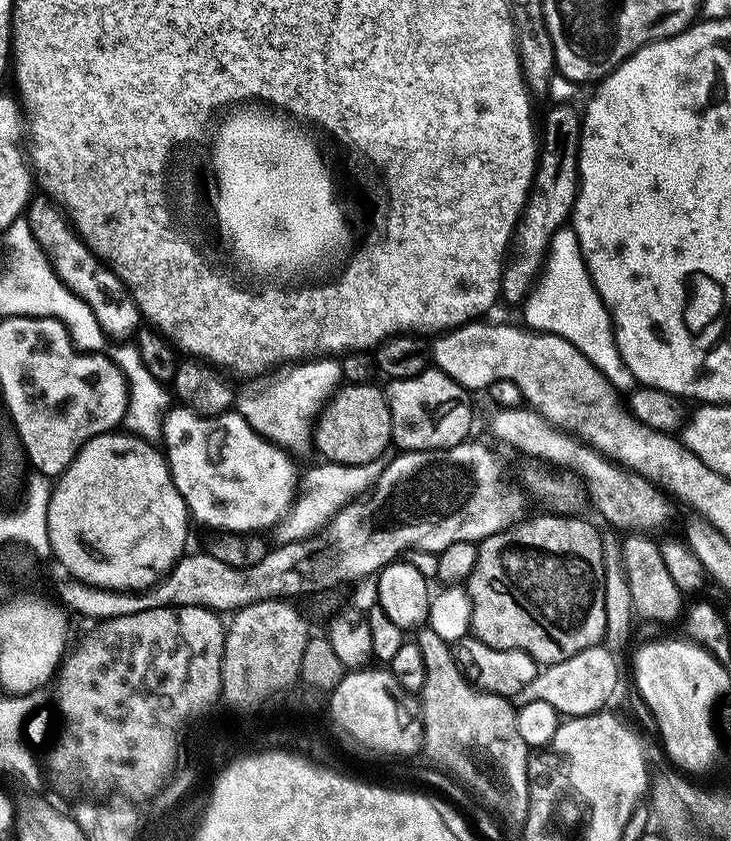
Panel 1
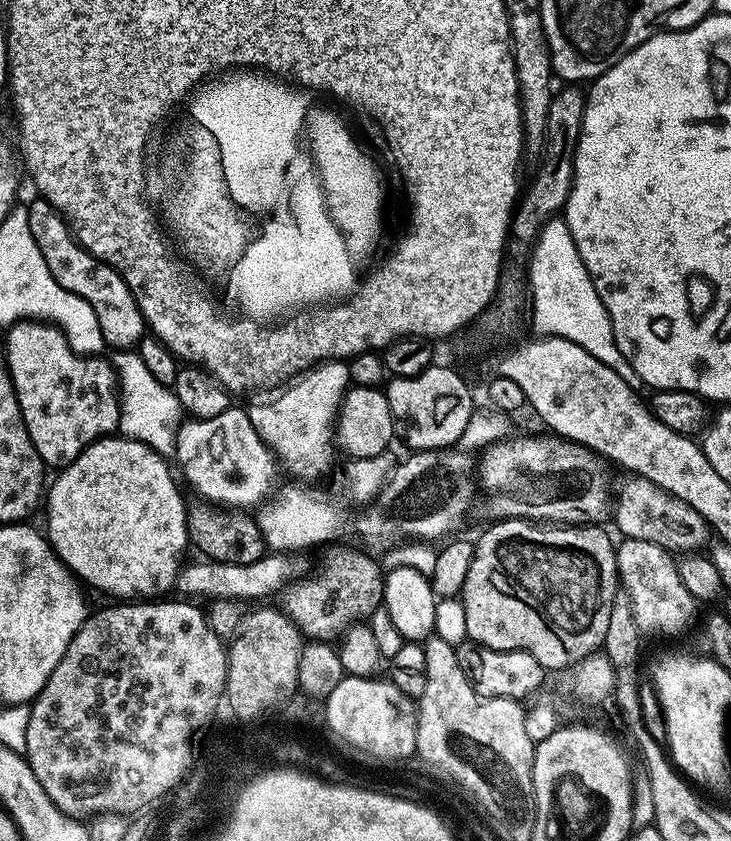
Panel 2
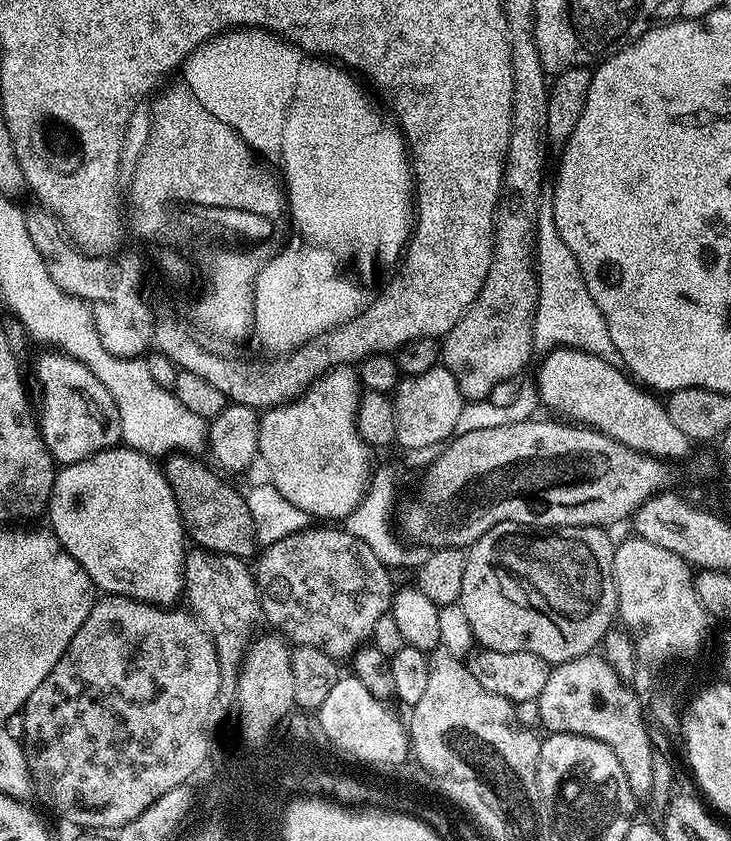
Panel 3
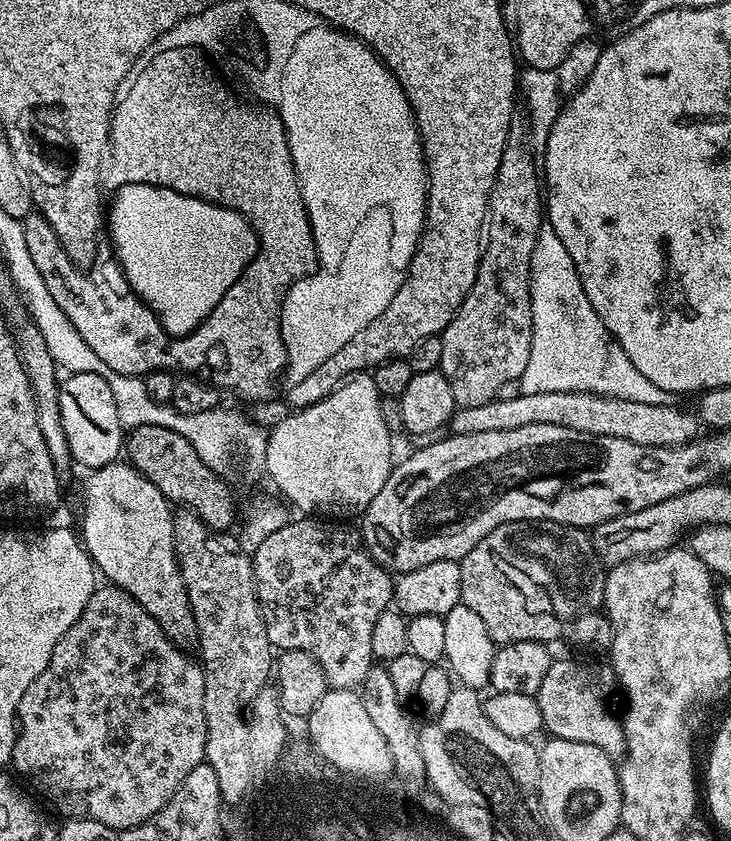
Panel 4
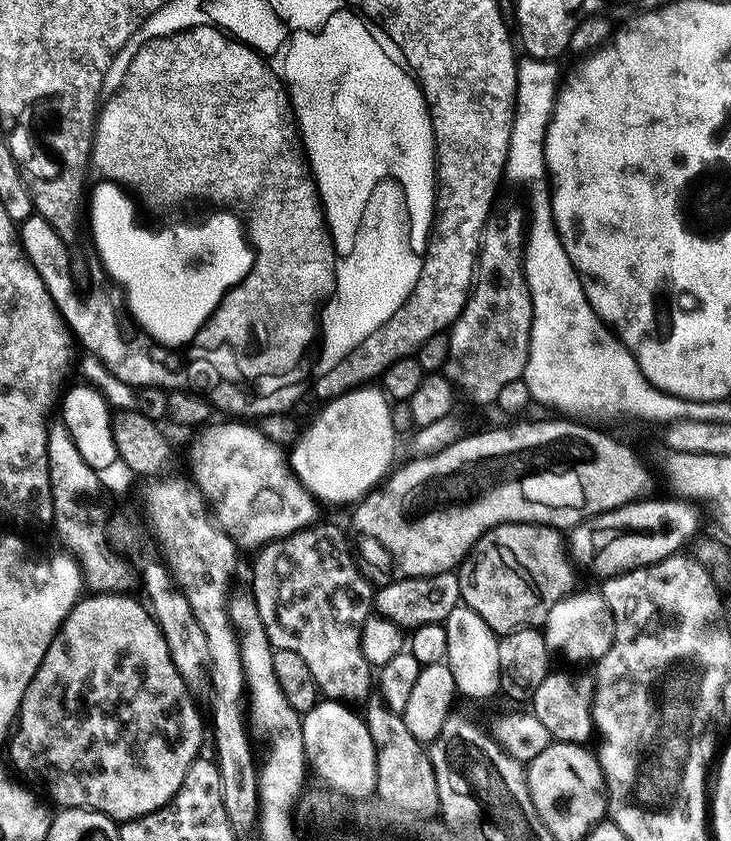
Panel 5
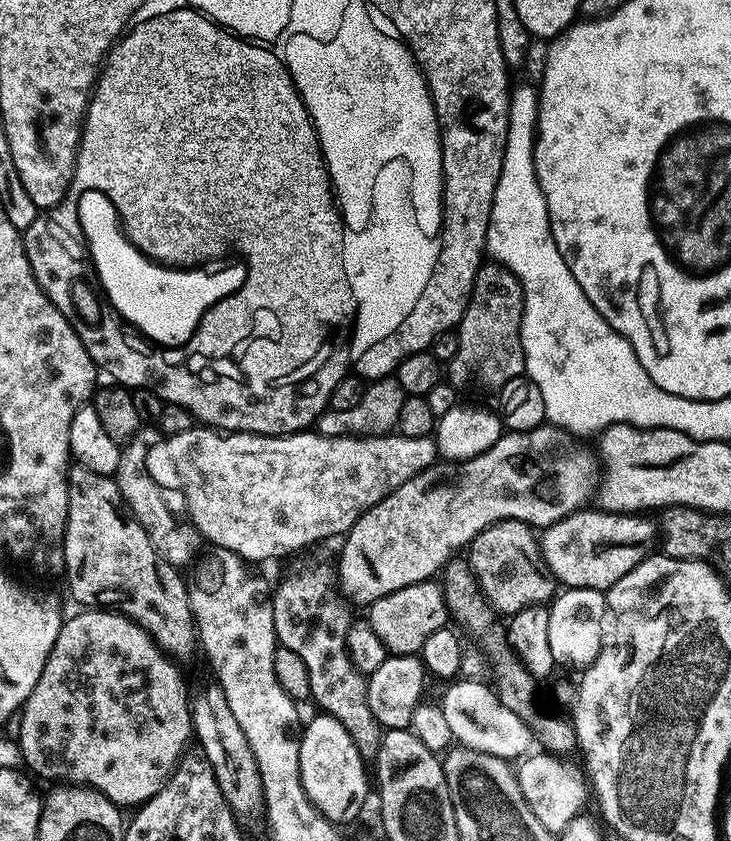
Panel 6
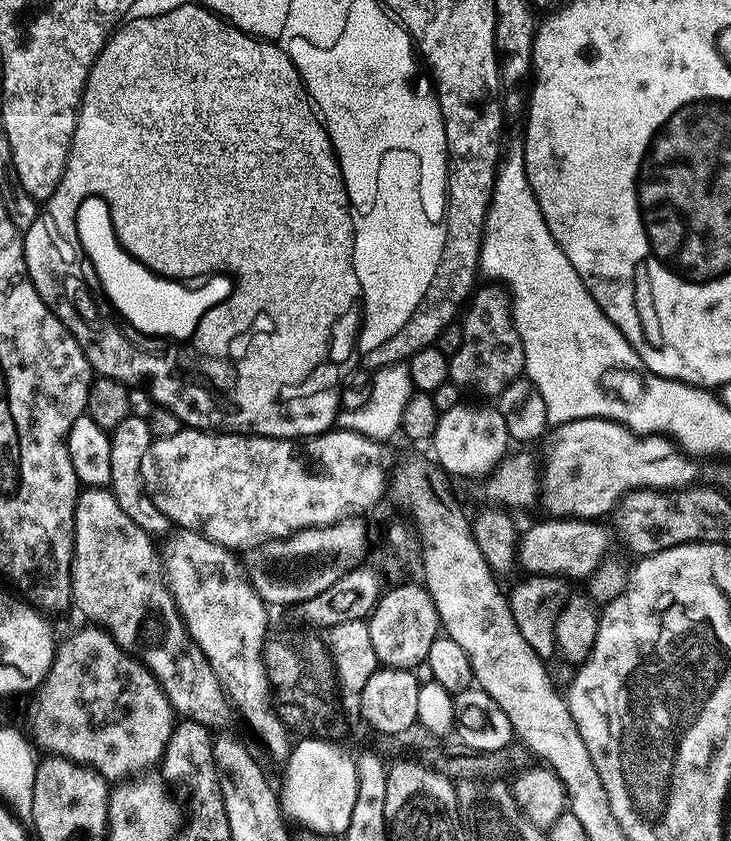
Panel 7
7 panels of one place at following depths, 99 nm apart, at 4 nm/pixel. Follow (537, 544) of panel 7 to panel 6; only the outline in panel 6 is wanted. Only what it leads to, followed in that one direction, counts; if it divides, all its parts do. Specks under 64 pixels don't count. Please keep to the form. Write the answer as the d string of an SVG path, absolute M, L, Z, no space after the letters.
M581 510L572 512L566 518L554 522L548 528L539 533L540 549L544 554L546 566L552 571L552 575L565 589L589 588L590 590L604 592L612 588L618 578L630 574L634 566L638 566L650 554L652 543L658 540L658 524L647 520L647 515L633 514L630 512L588 512Z

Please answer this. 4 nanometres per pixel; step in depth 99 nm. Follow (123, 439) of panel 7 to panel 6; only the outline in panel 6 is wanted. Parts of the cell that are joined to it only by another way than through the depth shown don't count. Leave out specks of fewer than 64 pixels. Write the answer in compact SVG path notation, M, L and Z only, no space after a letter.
M148 426L137 432L127 444L123 445L114 479L118 490L122 490L122 498L128 504L128 509L132 511L137 522L147 530L154 550L158 550L158 554L167 564L173 564L176 569L184 570L188 563L191 565L201 555L202 537L191 519L184 518L180 524L175 510L168 505L168 500L164 497L167 496L165 489L161 488L160 483L148 472L149 447L157 444L160 439L162 433L156 426Z

